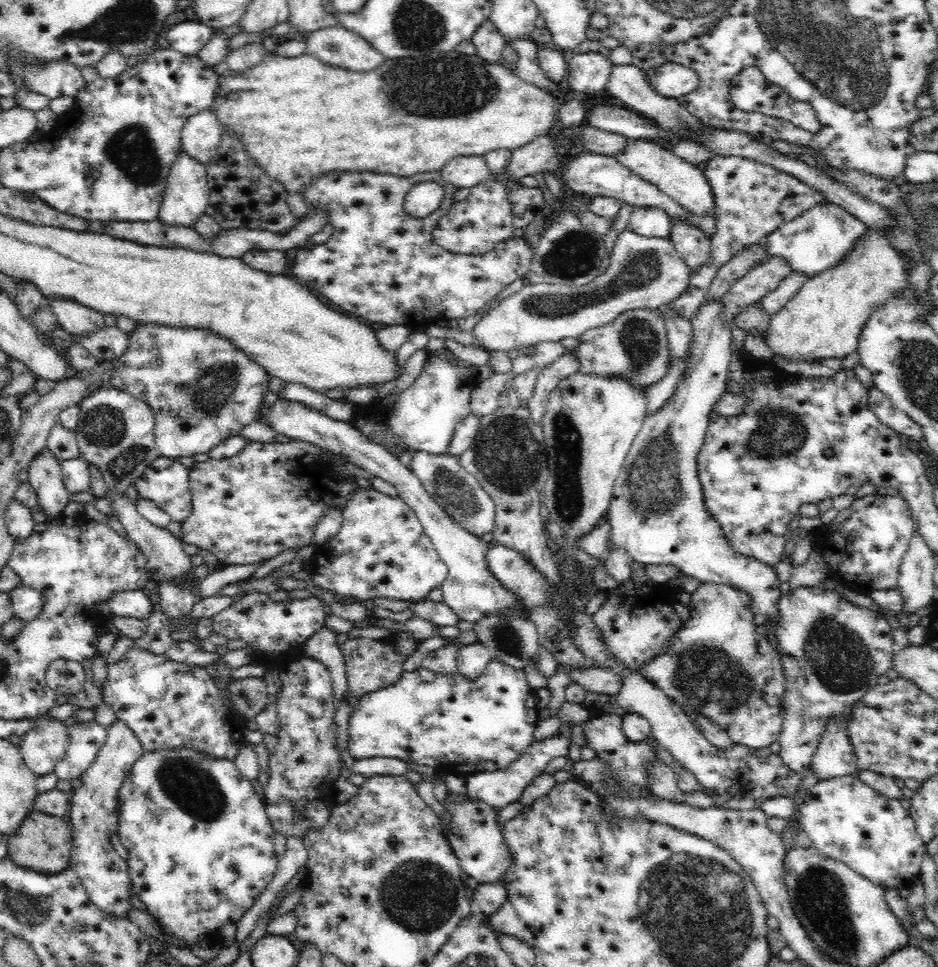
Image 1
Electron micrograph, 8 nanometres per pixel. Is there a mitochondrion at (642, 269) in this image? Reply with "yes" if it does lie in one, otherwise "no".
yes

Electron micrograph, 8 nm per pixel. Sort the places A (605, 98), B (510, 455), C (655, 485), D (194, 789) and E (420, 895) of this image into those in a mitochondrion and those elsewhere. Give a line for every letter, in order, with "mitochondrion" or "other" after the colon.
A: other
B: mitochondrion
C: mitochondrion
D: mitochondrion
E: mitochondrion

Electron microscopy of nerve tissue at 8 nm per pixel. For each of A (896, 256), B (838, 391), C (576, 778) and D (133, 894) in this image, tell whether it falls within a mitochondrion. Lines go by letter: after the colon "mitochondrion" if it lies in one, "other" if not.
A: other
B: other
C: other
D: other

